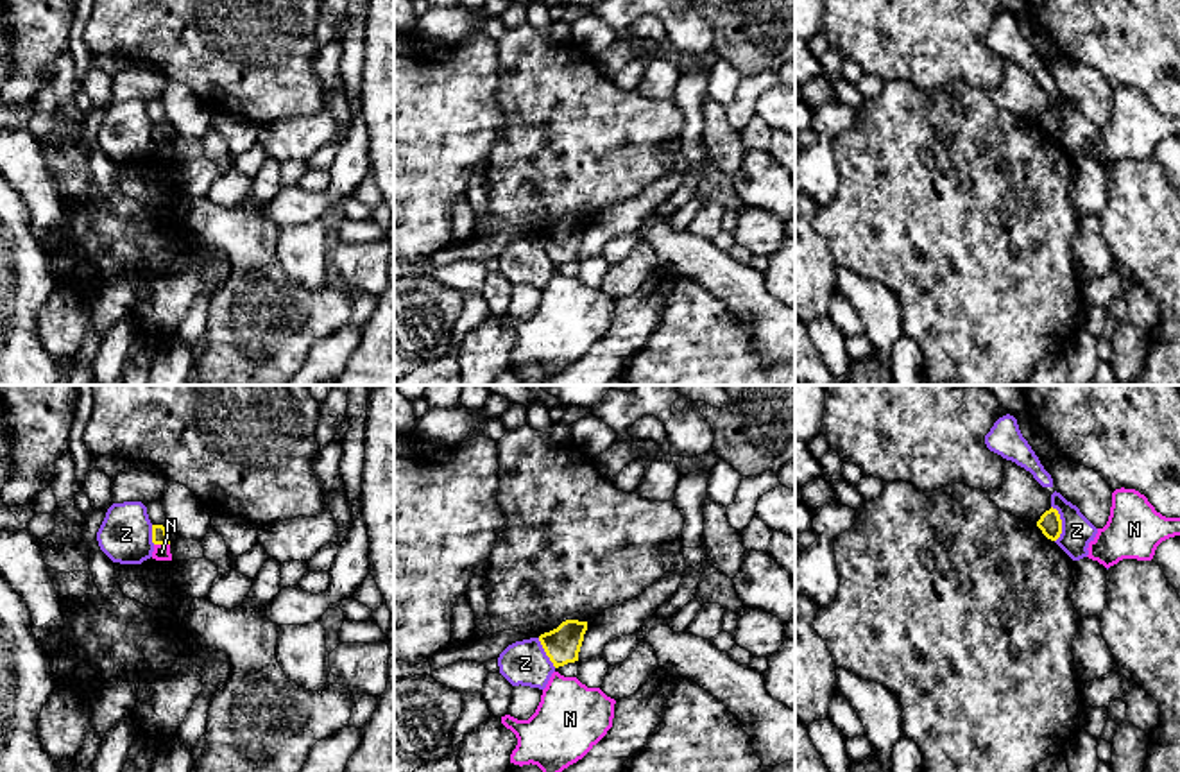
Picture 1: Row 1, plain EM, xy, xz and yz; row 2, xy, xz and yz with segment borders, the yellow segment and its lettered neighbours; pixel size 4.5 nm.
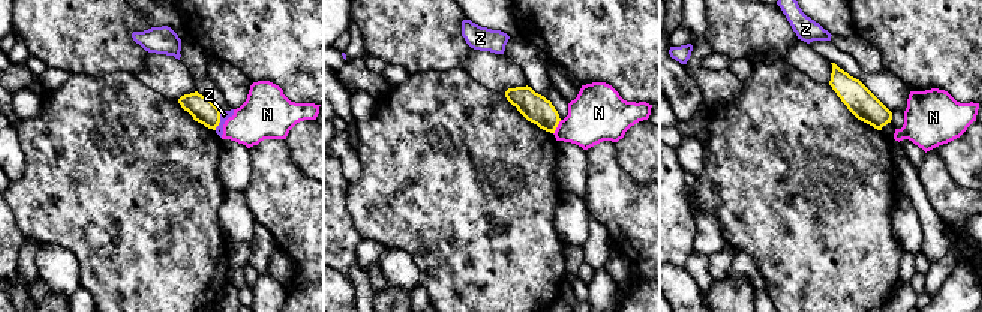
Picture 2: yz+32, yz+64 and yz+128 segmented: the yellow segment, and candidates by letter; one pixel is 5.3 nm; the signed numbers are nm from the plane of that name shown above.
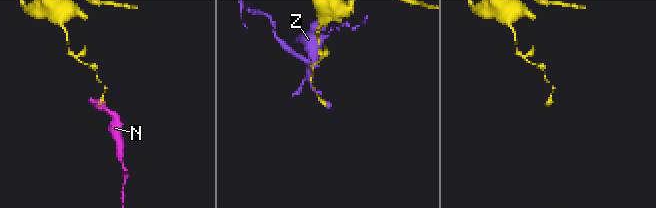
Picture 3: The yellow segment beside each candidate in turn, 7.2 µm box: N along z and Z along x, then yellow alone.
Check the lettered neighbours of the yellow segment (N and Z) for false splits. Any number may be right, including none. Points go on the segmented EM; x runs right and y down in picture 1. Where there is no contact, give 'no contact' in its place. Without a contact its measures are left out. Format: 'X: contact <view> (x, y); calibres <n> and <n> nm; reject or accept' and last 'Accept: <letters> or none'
N: contact xy (162, 543); calibres 70 and 80 nm; reject
Z: contact yz (1060, 523); calibres 100 and 140 nm; reject
Accept: none

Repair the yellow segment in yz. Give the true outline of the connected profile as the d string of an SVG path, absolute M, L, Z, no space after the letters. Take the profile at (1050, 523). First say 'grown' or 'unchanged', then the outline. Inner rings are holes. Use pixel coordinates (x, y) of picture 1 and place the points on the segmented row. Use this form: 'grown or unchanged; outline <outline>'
unchanged; outline M1053 507L1046 510L1037 521L1037 527L1042 530L1042 534L1047 539L1056 541L1062 534L1062 519L1060 519L1058 510Z

